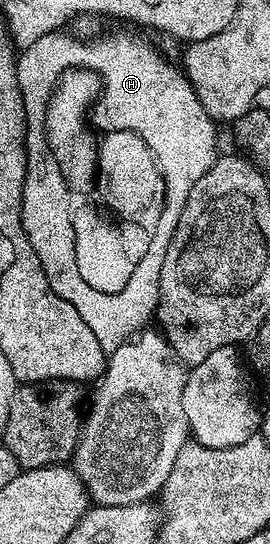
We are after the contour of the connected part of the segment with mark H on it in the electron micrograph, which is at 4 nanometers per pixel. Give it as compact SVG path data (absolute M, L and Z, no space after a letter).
M52 33L41 37L41 41L33 41L33 45L22 48L18 56L19 88L23 90L25 101L25 117L27 118L27 172L23 186L23 208L21 221L25 233L29 237L29 245L33 245L33 253L37 253L37 261L41 261L41 269L45 269L45 277L49 277L49 285L53 293L65 297L69 301L75 293L75 279L81 277L77 269L77 254L74 252L74 217L73 203L67 200L69 186L58 167L57 157L50 148L46 135L46 109L50 103L51 95L55 91L57 82L64 72L71 68L87 68L95 71L102 79L102 91L93 104L89 119L96 123L103 133L113 131L134 131L138 137L145 141L144 147L135 147L139 155L139 163L131 163L131 167L147 167L147 171L111 171L111 163L103 159L103 165L97 172L97 187L103 194L103 203L111 211L120 215L120 220L135 221L155 203L155 195L163 191L163 208L159 211L159 227L163 231L155 231L151 236L152 248L159 249L166 244L168 233L175 230L175 223L179 220L181 209L189 197L189 189L215 164L217 150L215 151L216 120L201 105L197 93L192 89L182 70L170 67L153 48L131 35L107 35L96 43L82 43L65 33Z

